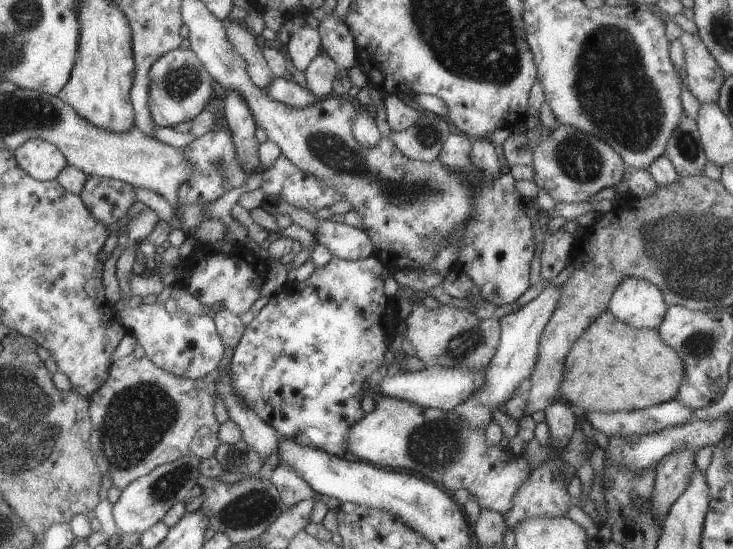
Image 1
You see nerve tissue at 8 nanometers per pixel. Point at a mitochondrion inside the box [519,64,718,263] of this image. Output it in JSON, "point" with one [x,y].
{"point":[580,159]}

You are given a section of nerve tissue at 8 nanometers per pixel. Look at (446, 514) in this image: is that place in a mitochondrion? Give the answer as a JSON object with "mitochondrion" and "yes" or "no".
{"mitochondrion":"no"}

